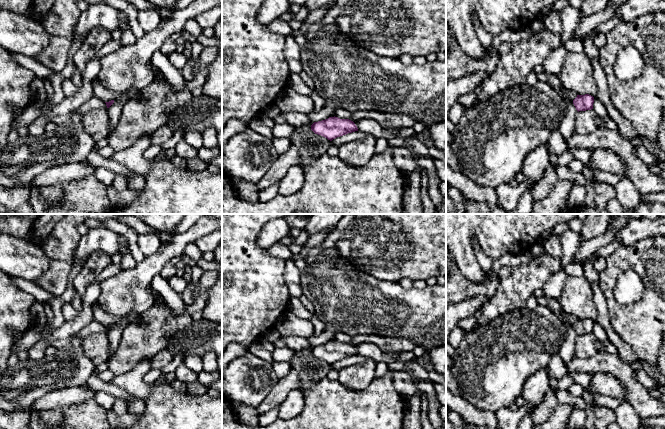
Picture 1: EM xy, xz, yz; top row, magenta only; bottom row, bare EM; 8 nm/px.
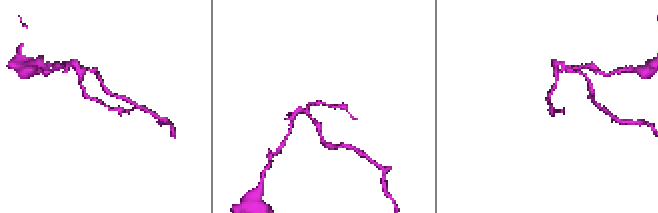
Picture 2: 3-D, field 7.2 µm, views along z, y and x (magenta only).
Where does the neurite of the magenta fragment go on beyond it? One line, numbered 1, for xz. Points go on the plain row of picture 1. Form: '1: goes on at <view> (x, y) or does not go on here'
1: does not go on here

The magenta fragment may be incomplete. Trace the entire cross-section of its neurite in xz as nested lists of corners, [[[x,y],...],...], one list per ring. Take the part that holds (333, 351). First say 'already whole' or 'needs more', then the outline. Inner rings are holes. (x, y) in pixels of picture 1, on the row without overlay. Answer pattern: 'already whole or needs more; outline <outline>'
already whole; outline [[[334,340],[322,345],[314,346],[311,349],[311,354],[315,358],[321,359],[332,365],[337,361],[358,355],[358,352],[351,344],[340,343]]]

